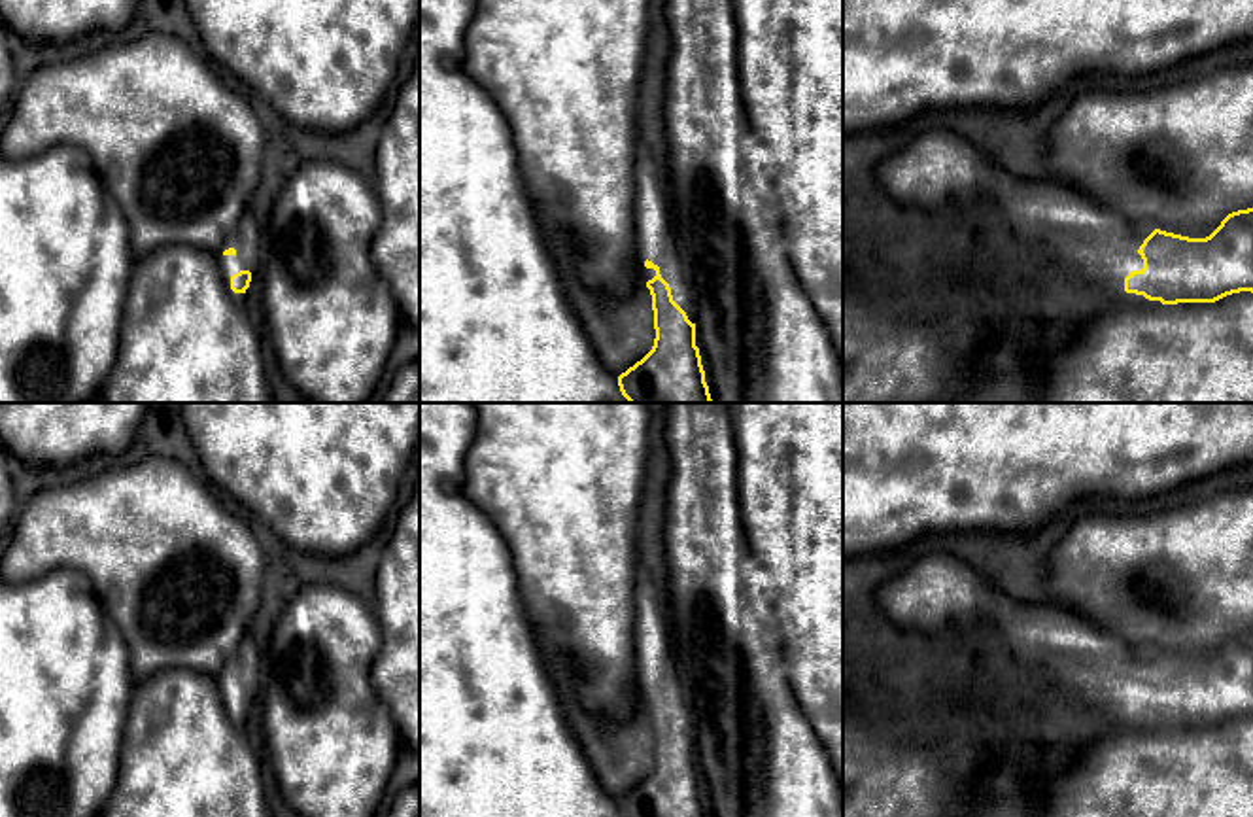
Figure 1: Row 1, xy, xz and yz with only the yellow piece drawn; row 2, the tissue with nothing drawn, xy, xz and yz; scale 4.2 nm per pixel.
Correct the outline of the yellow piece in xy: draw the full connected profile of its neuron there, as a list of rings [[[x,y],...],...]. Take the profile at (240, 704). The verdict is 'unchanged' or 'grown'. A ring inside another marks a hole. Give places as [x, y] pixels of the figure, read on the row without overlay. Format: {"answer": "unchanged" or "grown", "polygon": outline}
{"answer": "grown", "polygon": [[[244,635],[215,675],[229,721],[238,730],[251,717],[266,675],[266,651],[251,635]]]}

